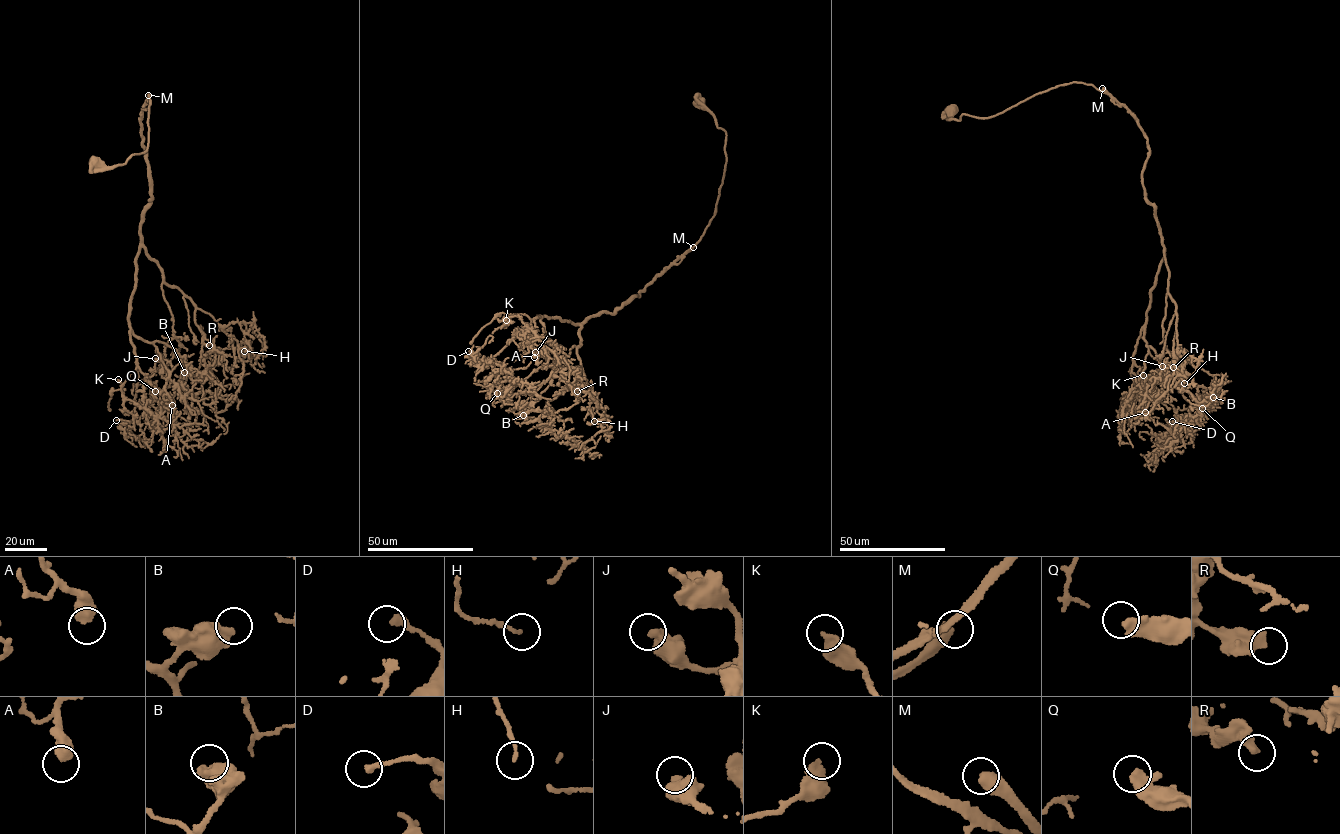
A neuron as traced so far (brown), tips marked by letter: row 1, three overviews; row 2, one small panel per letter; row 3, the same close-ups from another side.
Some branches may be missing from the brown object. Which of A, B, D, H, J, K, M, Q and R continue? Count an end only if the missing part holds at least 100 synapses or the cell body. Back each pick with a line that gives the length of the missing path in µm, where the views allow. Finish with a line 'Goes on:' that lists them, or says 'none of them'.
M: missing 170 µm
Goes on: M

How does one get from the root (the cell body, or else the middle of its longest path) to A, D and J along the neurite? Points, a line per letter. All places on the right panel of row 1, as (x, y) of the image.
A: (951, 110), (987, 118), (1076, 82), (1136, 119), (1164, 246), (1132, 358), (1145, 412)
D: (951, 110), (987, 118), (1076, 82), (1136, 119), (1164, 254), (1132, 361), (1172, 421)
J: (951, 110), (987, 118), (1076, 82), (1136, 119), (1164, 246), (1144, 336), (1162, 366)

